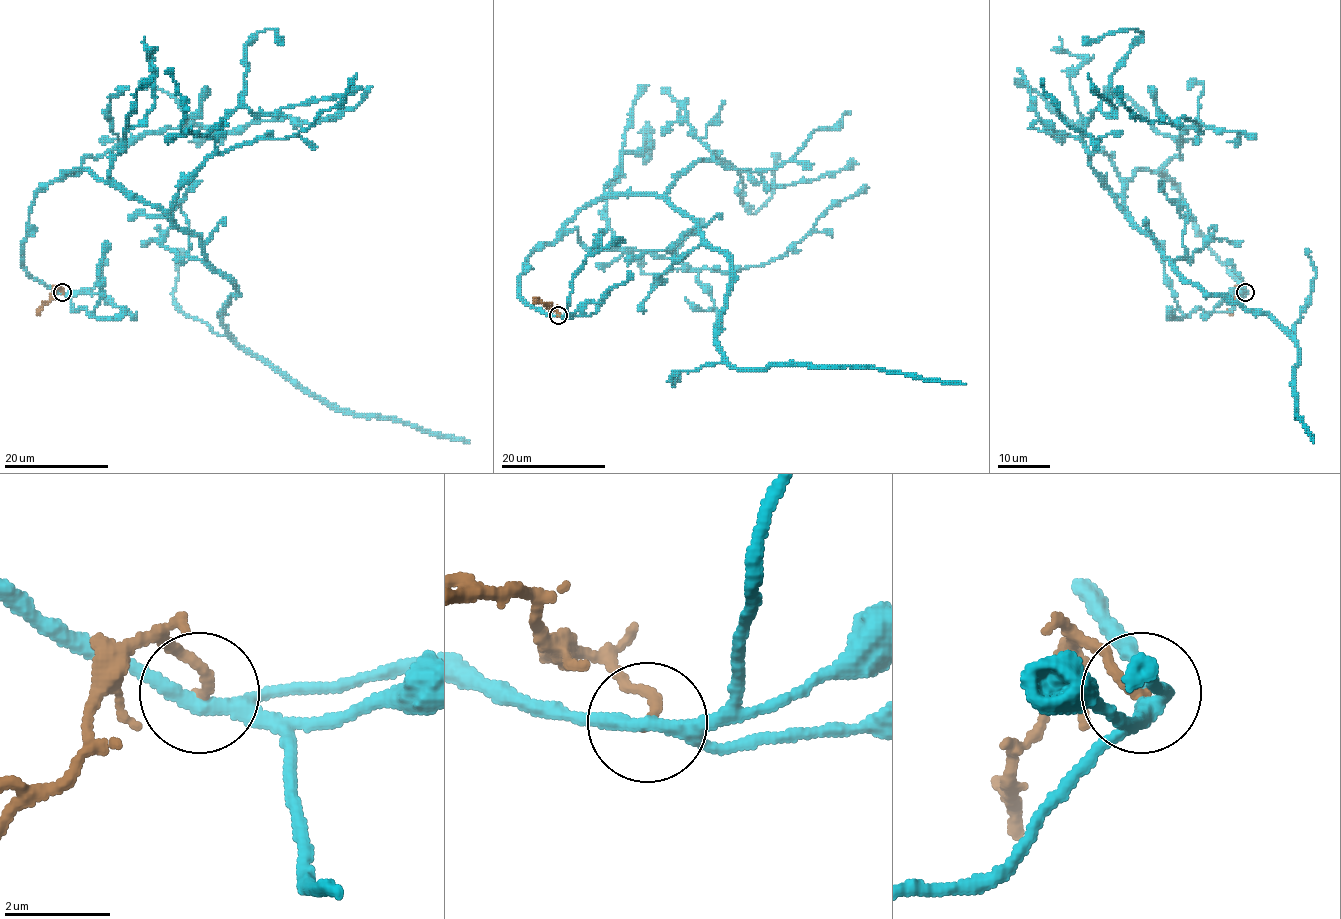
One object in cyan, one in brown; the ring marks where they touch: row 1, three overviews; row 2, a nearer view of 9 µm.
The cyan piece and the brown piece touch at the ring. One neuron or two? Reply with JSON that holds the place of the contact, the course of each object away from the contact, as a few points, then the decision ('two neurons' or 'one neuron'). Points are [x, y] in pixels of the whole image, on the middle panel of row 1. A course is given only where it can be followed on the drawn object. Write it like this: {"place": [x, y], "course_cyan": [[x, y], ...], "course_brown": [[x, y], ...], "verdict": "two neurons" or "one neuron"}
{"place": [558, 315], "course_cyan": [[559, 315], [519, 295], [527, 257], [594, 201], [662, 196], [728, 257], [717, 349], [733, 366], [966, 385]], "course_brown": [[559, 315], [546, 303], [536, 303], [534, 301], [538, 298]], "verdict": "two neurons"}

